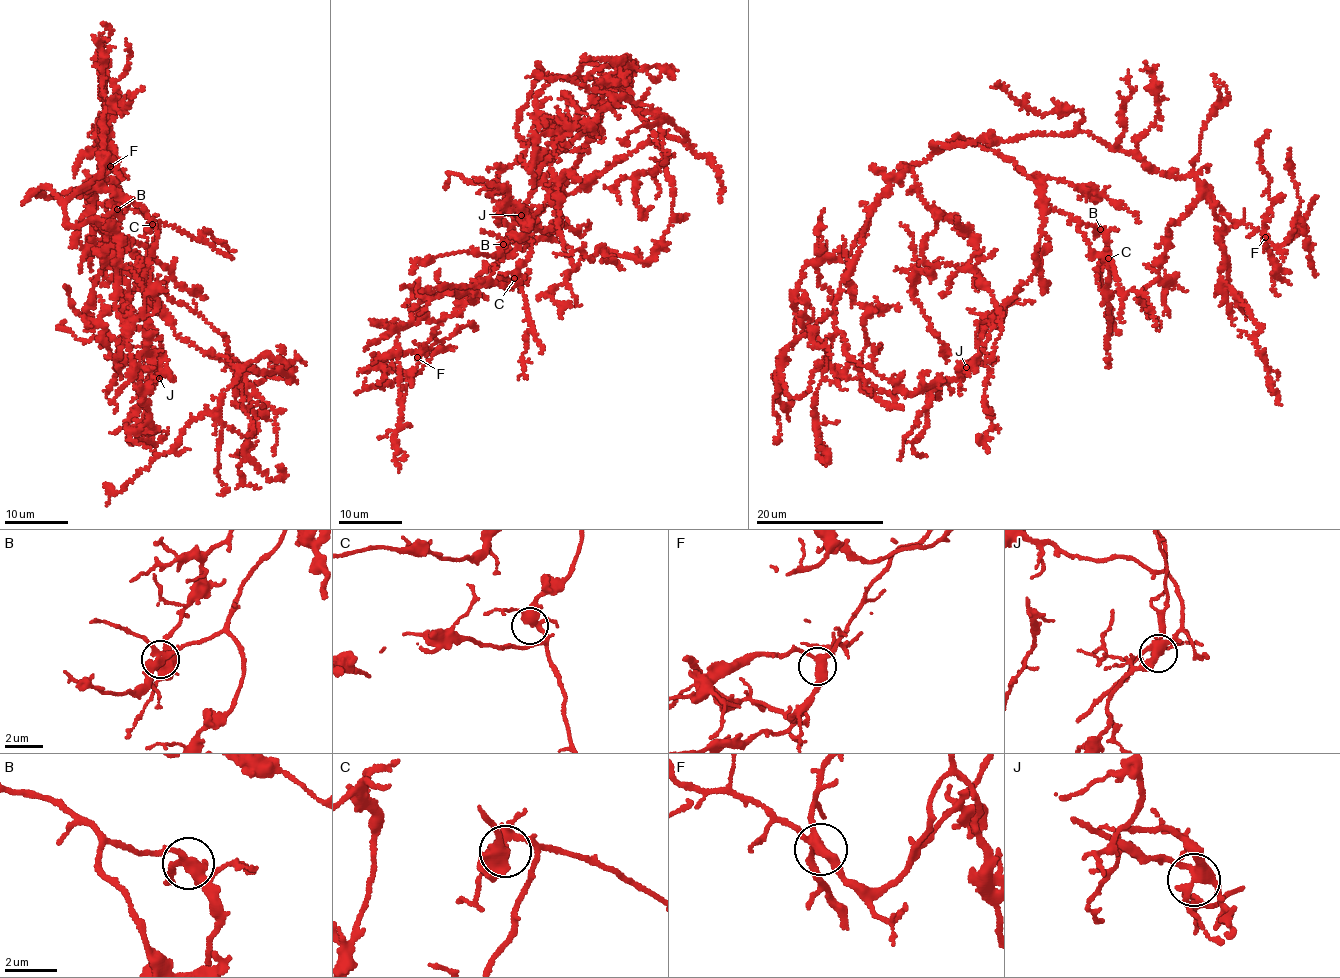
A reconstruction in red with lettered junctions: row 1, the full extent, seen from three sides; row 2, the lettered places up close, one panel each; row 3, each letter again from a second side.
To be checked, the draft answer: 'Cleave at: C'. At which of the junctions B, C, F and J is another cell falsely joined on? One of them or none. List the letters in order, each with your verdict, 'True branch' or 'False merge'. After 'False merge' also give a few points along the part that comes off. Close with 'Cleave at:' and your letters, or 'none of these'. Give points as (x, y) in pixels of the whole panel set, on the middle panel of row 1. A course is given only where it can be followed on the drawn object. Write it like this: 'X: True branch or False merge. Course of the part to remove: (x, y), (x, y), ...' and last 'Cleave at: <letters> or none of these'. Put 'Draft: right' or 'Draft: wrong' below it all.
B: True branch
C: True branch
F: True branch
J: True branch
Cleave at: none of these
Draft: wrong

